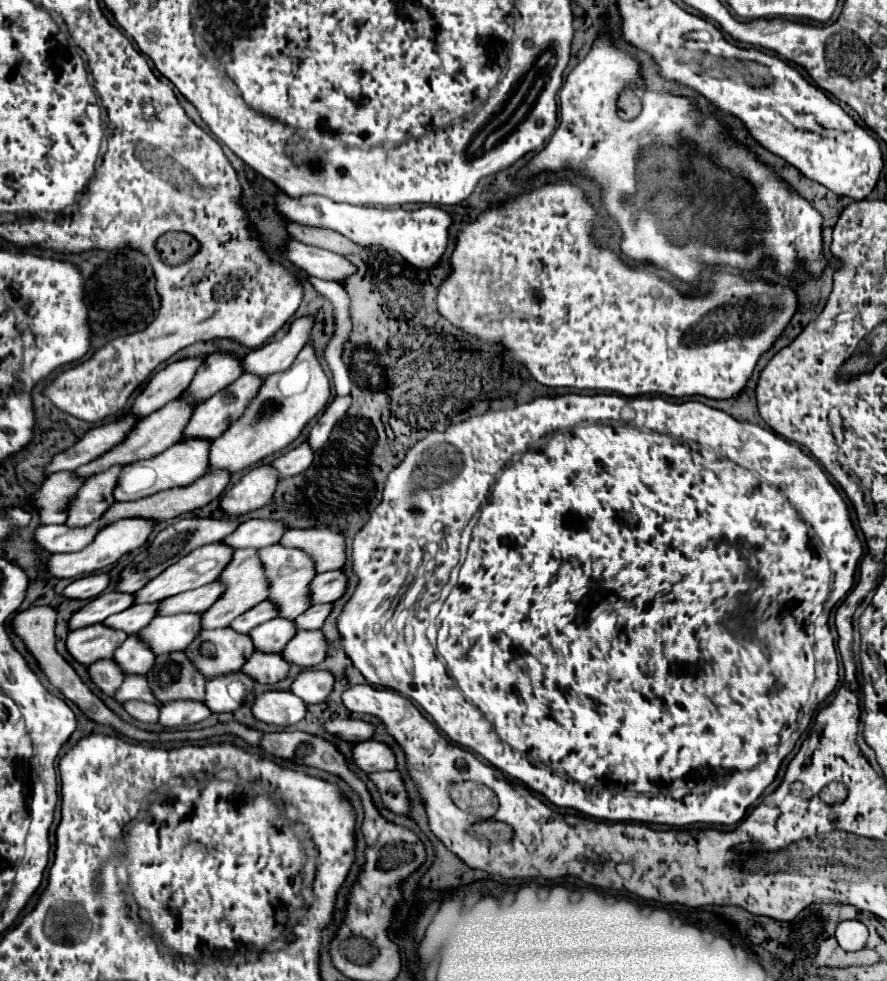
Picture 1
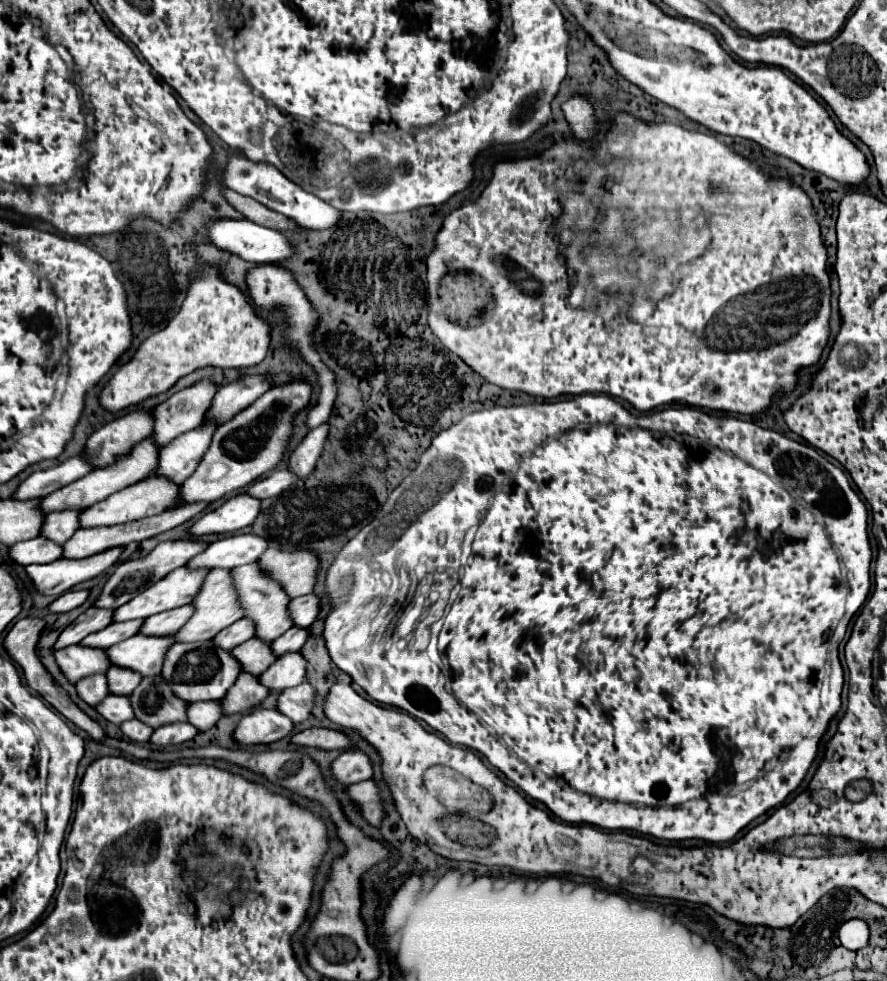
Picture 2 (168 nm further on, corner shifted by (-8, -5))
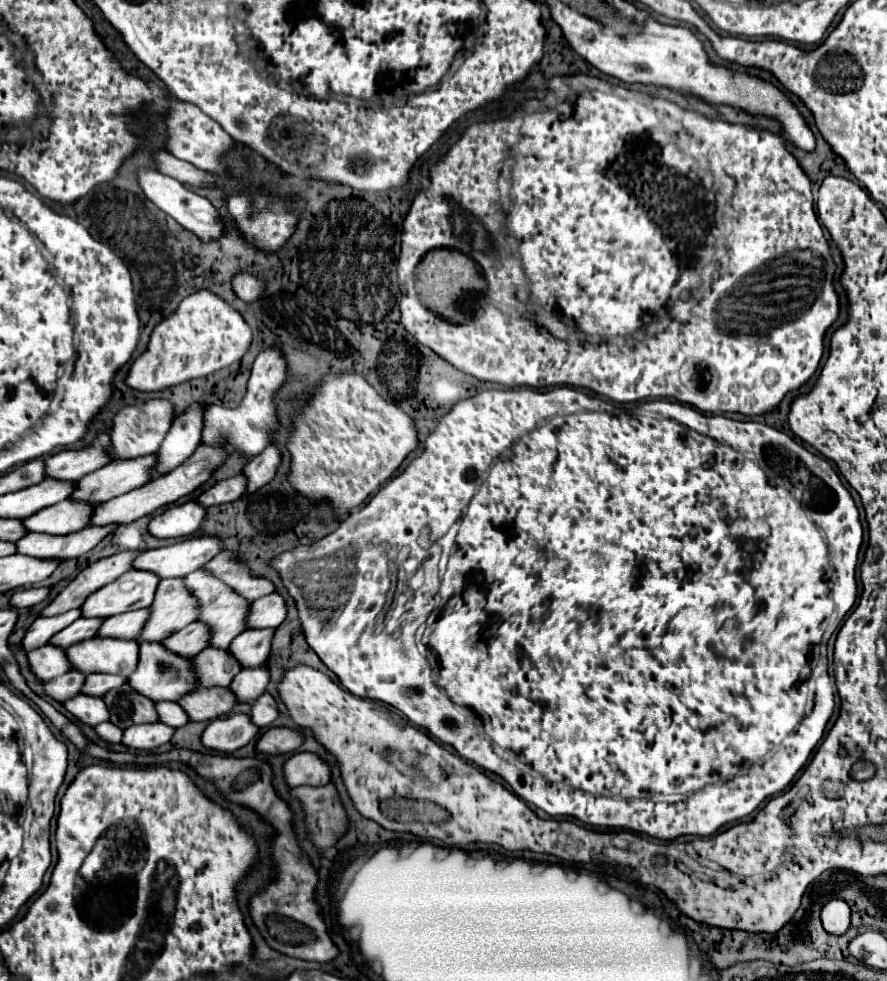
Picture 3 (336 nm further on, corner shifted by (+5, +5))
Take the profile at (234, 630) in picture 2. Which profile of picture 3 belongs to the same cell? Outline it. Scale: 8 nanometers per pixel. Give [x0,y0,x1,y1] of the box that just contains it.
[163,620,211,656]

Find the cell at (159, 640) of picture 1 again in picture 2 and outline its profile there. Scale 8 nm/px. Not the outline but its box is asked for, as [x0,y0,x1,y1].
[106,634,174,678]

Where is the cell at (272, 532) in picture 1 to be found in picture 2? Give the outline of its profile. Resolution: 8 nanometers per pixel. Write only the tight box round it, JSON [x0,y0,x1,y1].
[186,534,268,568]

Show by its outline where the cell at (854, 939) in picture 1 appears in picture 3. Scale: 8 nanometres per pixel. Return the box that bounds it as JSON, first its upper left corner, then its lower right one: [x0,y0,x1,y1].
[821,900,851,936]

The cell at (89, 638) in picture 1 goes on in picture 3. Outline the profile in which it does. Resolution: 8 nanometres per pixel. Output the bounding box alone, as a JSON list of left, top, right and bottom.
[29,644,71,682]

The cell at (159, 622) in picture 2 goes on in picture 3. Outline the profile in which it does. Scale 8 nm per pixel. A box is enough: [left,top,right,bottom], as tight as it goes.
[97,608,151,640]

